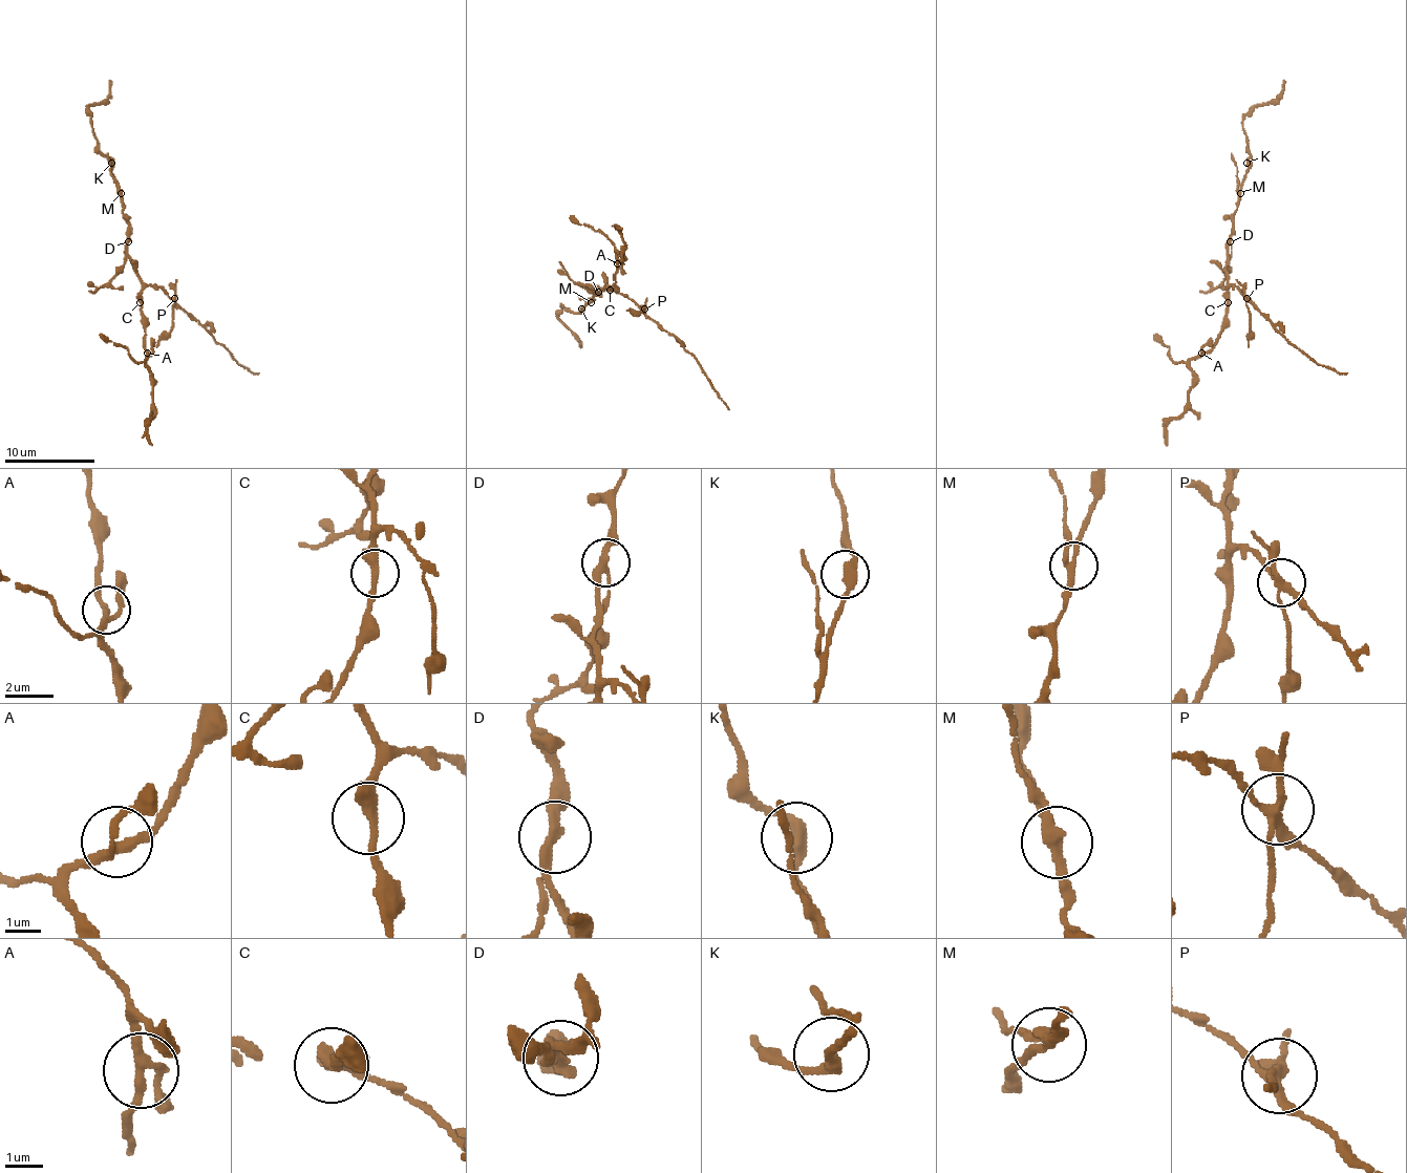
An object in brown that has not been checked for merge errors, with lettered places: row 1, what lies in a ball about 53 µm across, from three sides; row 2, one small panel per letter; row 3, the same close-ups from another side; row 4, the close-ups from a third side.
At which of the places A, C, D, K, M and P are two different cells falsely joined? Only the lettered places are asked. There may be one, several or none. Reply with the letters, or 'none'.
D, P

